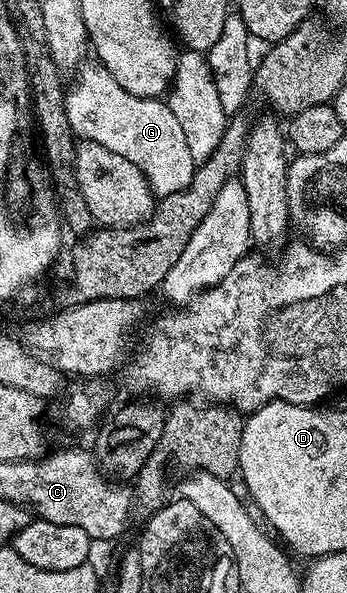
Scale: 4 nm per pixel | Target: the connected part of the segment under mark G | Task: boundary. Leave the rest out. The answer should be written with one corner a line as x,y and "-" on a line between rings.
98,63
84,64
74,77
75,82
72,85
70,82
66,90
64,105
76,138
92,141
129,159
147,176
151,192
160,198
191,185
197,162
189,155
185,131
181,131
181,123
177,123
166,100
129,95
107,68

